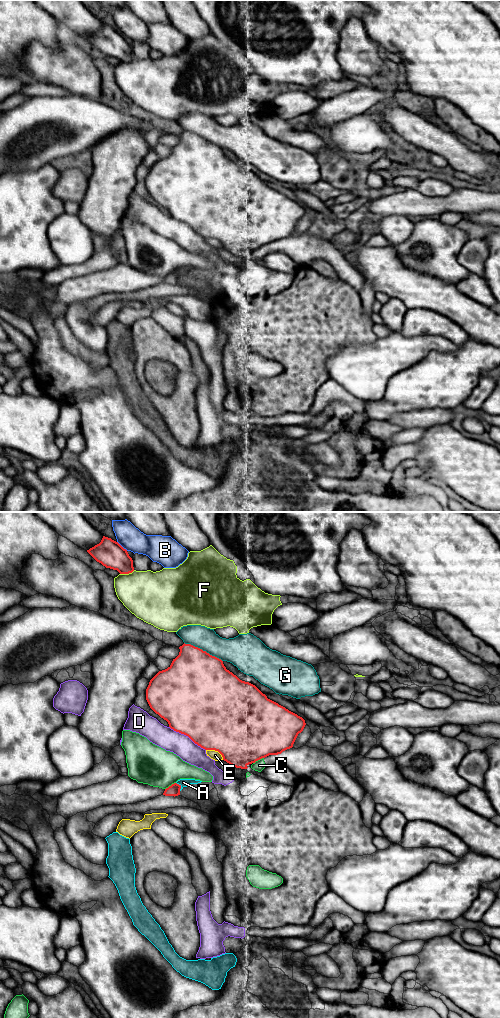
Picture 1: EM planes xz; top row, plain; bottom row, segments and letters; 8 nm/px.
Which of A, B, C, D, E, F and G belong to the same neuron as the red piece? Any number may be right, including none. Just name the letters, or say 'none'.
none

